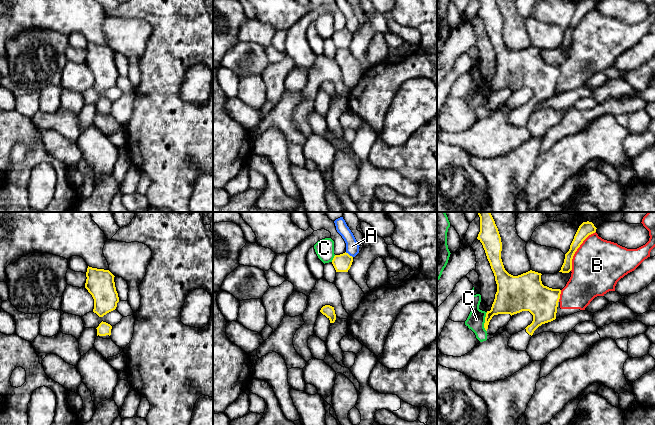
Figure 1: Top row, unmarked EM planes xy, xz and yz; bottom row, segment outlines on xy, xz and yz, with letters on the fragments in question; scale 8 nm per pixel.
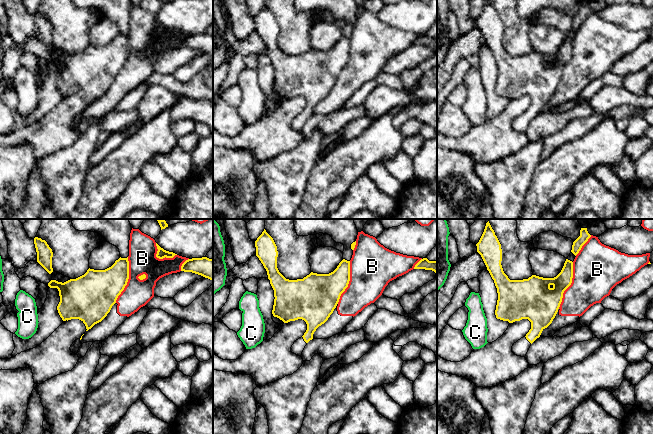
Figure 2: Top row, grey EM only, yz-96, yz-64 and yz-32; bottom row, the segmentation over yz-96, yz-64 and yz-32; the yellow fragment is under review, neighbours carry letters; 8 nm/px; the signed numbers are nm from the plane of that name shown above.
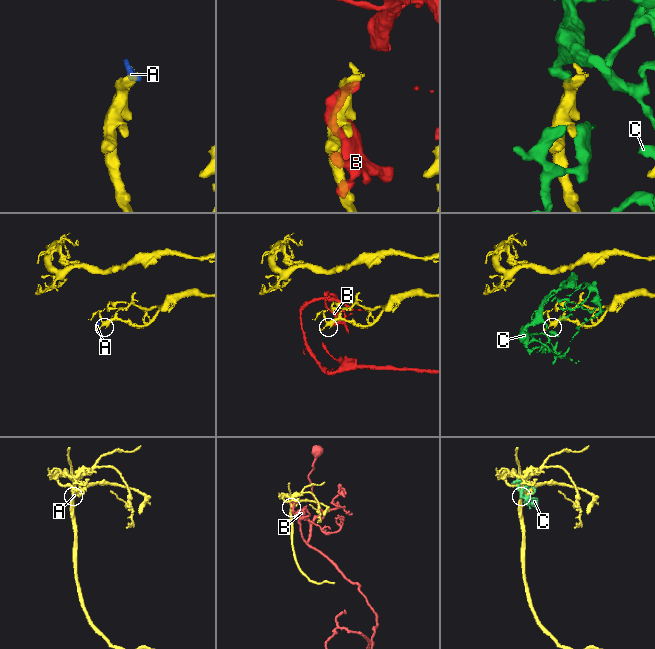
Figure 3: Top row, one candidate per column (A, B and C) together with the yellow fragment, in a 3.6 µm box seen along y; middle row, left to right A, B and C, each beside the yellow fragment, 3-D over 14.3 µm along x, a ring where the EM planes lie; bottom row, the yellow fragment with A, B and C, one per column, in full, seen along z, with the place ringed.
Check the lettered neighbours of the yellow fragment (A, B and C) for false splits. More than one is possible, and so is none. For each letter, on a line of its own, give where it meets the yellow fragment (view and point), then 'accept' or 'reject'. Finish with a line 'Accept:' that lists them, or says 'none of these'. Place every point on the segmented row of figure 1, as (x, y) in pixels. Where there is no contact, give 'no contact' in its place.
A: contact xz (348, 254); reject
B: contact yz (576, 250); reject
C: contact yz (485, 322); reject
Accept: none of these

